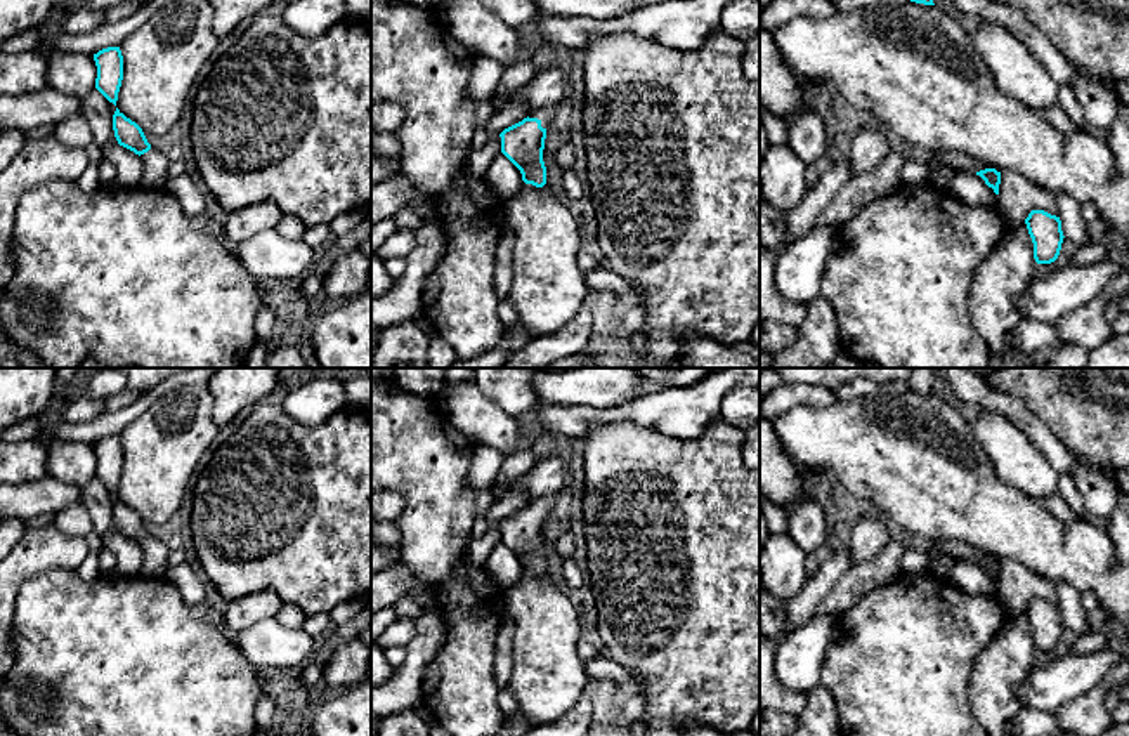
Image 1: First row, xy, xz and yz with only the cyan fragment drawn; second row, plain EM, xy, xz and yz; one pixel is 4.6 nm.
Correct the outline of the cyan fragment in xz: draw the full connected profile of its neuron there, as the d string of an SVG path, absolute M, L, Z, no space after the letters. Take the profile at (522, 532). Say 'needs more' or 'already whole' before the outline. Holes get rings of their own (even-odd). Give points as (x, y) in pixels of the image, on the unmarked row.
needs more | M555 496L531 500L522 510L505 517L501 542L520 559L522 569L536 576L546 573L543 538L546 517L555 505Z

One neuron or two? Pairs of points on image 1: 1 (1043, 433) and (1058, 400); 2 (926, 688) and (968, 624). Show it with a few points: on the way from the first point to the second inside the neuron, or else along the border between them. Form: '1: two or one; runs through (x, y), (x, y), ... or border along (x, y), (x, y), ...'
1: two; border along (1018, 396), (1074, 455)
2: one; runs through (926, 672), (926, 665), (952, 639)

